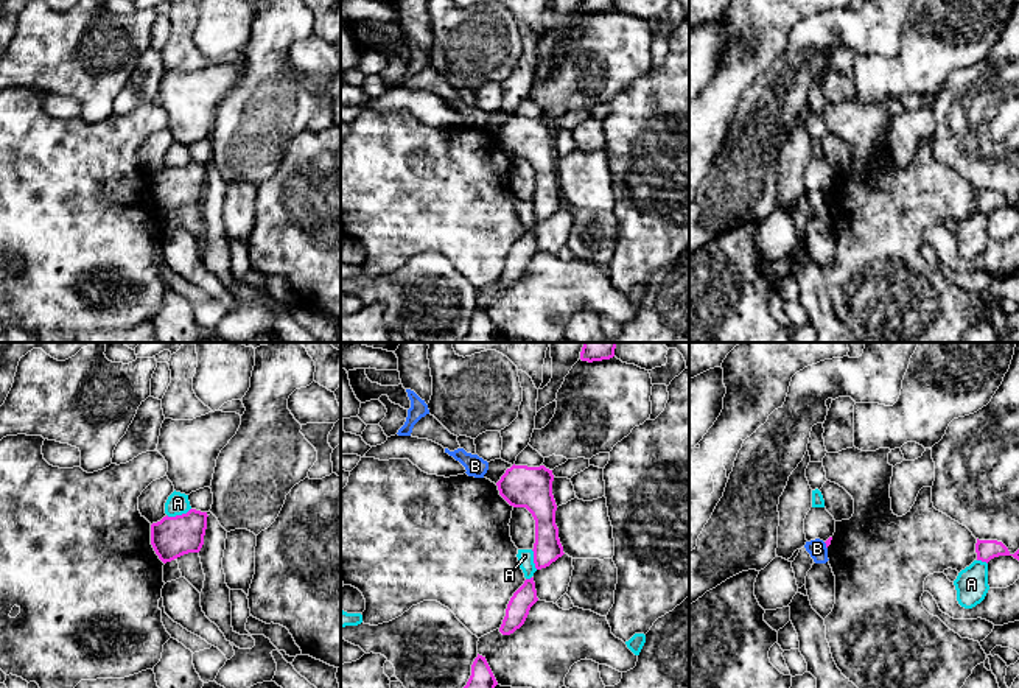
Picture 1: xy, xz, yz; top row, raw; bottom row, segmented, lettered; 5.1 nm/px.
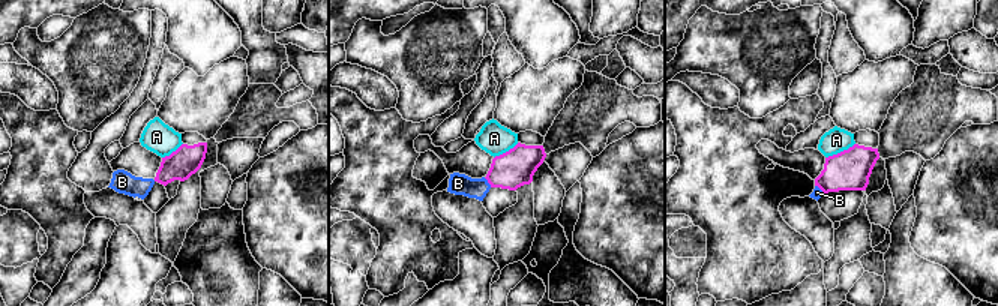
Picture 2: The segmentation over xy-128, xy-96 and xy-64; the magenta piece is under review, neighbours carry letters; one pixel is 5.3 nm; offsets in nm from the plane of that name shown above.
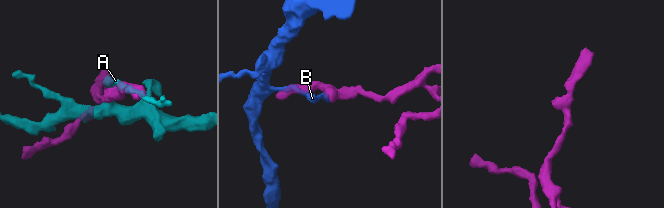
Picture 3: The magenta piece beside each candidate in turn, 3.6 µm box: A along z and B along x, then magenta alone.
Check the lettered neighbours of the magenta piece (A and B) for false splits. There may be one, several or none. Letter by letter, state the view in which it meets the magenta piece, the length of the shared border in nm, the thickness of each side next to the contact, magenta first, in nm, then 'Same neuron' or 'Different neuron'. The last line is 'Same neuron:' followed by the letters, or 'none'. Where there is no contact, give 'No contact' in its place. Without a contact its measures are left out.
A: Touches magenta in xy. Shared border 130 nm. Thickness 220 nm (magenta) against 120 nm. Different neuron
B: Touches magenta in yz. Shared border 40 nm. Thickness 30 nm (magenta) against 100 nm. Different neuron
Same neuron: none

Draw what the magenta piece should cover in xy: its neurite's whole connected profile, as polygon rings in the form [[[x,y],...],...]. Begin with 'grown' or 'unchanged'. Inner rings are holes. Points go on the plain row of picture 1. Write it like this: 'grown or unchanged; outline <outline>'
unchanged; outline [[[190,160],[187,165],[163,168],[151,176],[151,196],[166,215],[188,204],[199,204],[207,181],[207,163]]]

